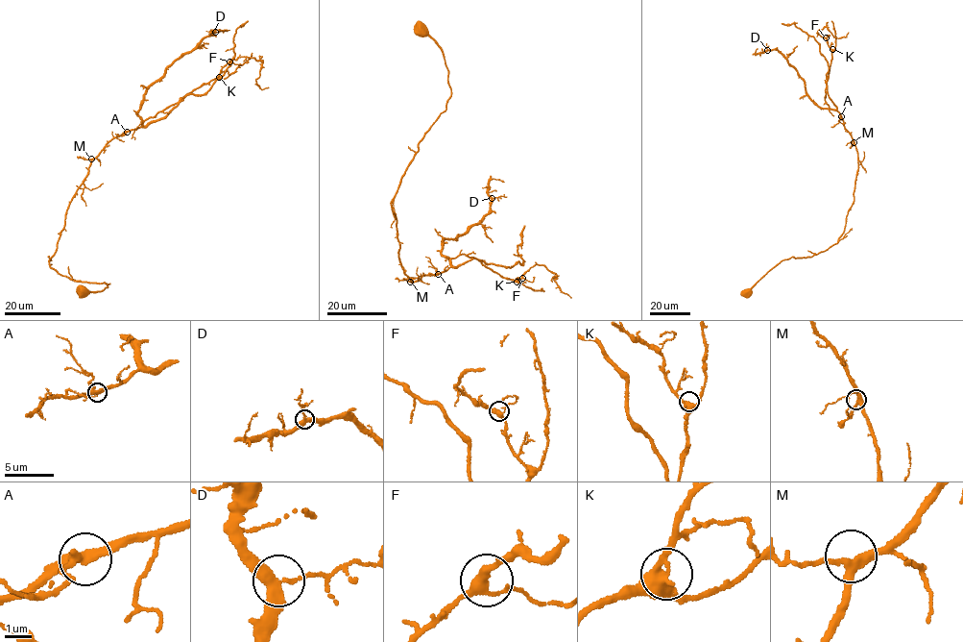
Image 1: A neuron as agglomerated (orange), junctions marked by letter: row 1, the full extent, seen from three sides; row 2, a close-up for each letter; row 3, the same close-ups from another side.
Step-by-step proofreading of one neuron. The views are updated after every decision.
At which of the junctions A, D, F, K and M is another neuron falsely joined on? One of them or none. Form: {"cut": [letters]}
{"cut": []}

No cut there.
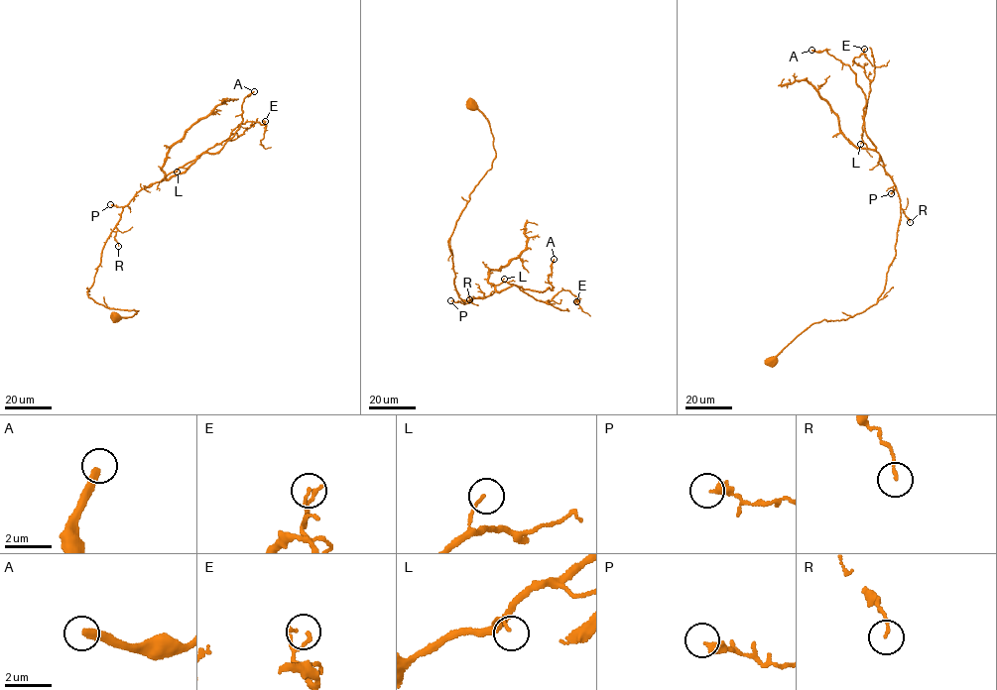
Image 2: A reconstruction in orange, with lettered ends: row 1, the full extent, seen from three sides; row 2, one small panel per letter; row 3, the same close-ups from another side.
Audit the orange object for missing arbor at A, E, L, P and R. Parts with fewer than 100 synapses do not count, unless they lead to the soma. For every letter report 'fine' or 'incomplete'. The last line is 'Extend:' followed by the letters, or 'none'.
A: incomplete
E: fine
L: fine
P: fine
R: fine
Extend: A

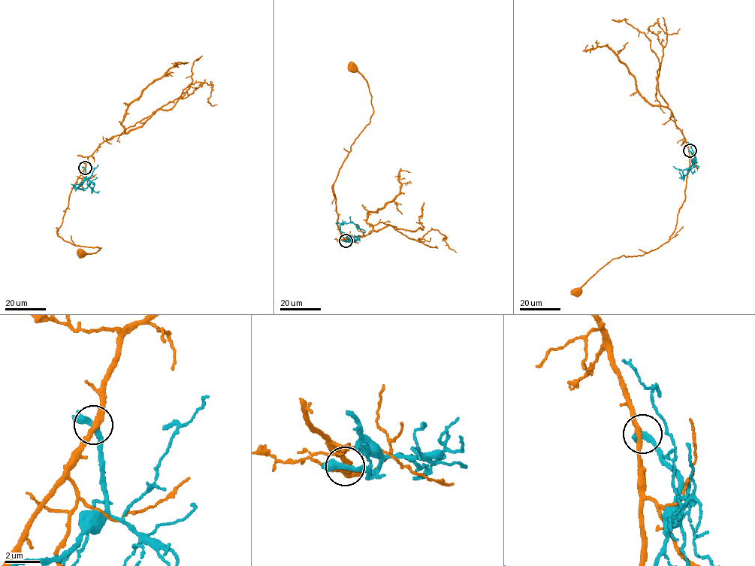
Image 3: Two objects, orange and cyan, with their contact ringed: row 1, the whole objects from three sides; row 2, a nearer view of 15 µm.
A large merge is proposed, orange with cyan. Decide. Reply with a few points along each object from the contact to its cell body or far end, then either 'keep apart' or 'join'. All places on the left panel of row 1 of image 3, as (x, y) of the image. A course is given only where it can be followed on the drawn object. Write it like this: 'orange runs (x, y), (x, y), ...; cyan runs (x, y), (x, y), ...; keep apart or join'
orange runs (85, 167), (71, 189), (62, 222), (56, 231), (64, 240), (75, 245), (101, 247), (90, 254), (81, 252); cyan runs (85, 168), (86, 178), (74, 187), (86, 189), (89, 186), (97, 192); keep apart

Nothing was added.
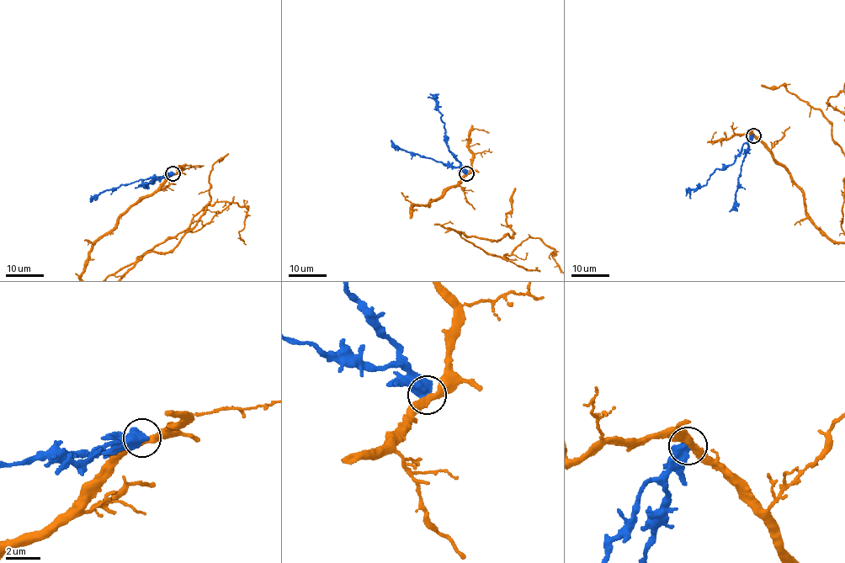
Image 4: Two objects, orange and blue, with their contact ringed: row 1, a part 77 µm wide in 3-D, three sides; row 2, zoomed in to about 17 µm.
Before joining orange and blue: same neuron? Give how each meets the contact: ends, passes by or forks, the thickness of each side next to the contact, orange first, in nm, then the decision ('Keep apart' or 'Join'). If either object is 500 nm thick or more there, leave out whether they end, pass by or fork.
Thickness 360 nm (orange) against 650 nm. Keep apart

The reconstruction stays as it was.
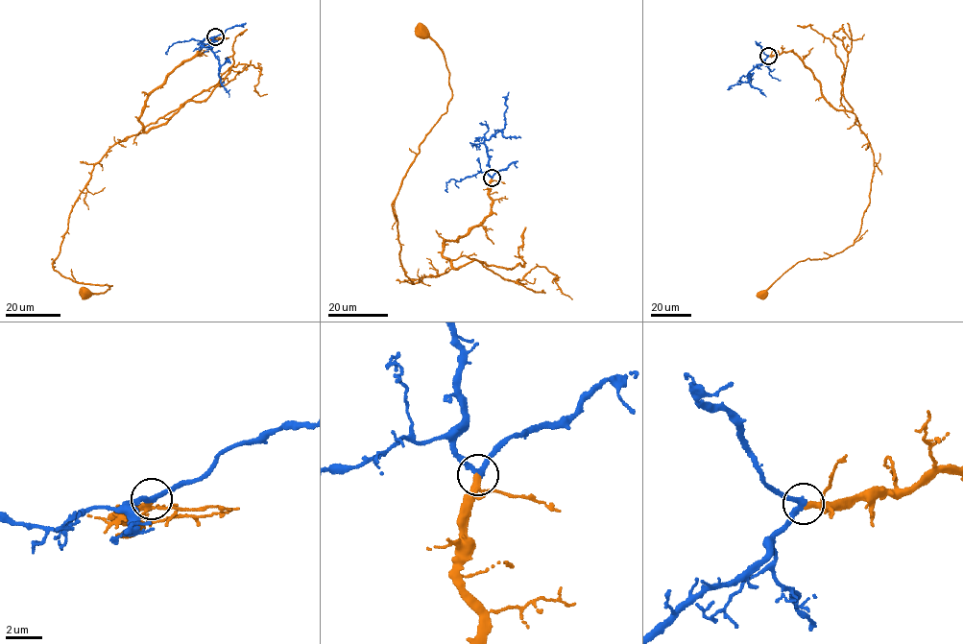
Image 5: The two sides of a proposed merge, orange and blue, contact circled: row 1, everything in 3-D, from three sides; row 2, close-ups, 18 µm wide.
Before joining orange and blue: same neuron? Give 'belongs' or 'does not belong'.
belongs

